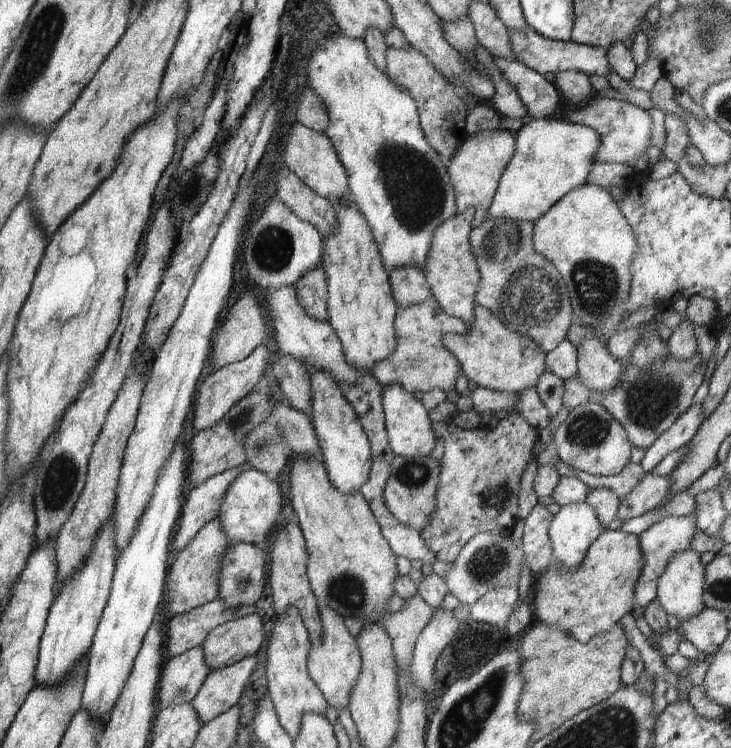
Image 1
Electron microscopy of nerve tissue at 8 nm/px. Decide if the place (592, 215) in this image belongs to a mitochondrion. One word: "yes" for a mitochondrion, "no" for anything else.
no

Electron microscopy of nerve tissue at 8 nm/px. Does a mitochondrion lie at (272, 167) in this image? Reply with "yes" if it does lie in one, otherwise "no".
no

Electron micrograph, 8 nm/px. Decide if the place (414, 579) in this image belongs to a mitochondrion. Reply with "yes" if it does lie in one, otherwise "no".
no

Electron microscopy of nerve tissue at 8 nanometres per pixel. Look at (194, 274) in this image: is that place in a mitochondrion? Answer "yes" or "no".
no

